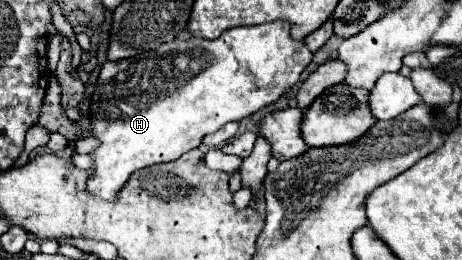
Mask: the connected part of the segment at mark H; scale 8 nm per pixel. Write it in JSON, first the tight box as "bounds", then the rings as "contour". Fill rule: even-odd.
{"bounds":[86,20,312,200],"contour":[[[284,20],[238,26],[224,30],[220,38],[190,38],[172,40],[162,44],[154,52],[144,52],[138,58],[126,58],[118,62],[104,62],[94,94],[90,100],[90,134],[98,138],[98,148],[90,154],[92,166],[88,168],[86,190],[104,200],[116,200],[118,192],[132,176],[132,172],[180,158],[184,152],[200,146],[202,138],[216,132],[220,126],[232,120],[242,120],[264,106],[274,104],[286,94],[298,80],[302,70],[312,62],[312,54],[304,42],[290,38],[290,24]]]}

